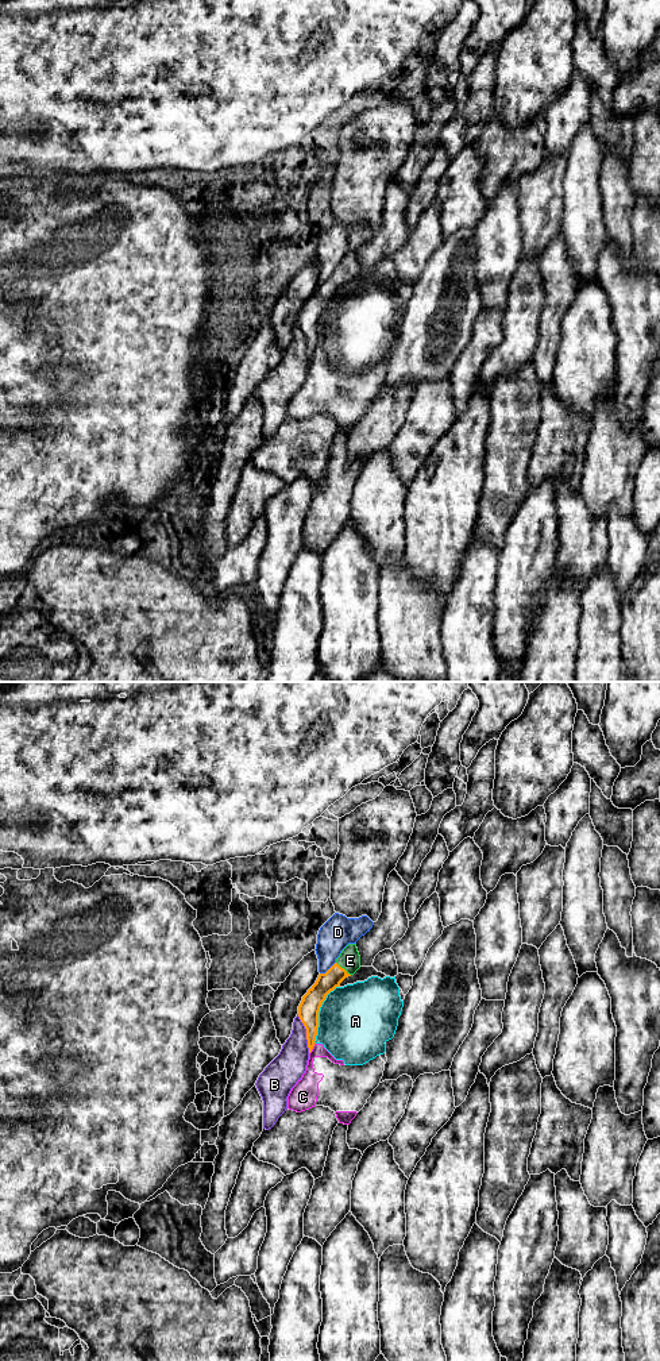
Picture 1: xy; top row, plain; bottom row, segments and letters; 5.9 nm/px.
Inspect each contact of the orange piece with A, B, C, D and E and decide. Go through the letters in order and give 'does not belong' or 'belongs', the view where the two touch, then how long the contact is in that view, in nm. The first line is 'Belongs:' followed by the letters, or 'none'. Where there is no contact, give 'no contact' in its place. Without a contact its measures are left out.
Belongs: E
A: does not belong; meets orange in xy; contact 380 nm long
B: does not belong; meets orange in xy; contact 240 nm long
C: does not belong; meets orange in xy; contact 80 nm long
D: does not belong; meets orange in xy; contact 120 nm long
E: belongs; meets orange in xy; contact 120 nm long

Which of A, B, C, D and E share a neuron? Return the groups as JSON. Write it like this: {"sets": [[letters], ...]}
{"sets": [["A", "C"], ["B"], ["D"], ["E"]]}

